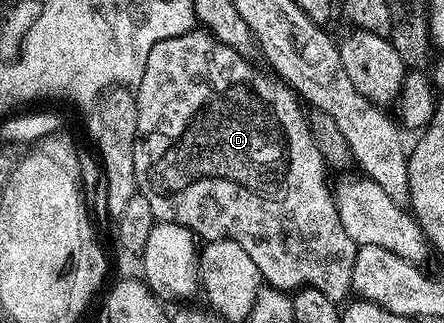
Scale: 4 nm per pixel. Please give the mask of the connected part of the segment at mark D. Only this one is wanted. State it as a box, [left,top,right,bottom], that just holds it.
[134,28,358,303]

